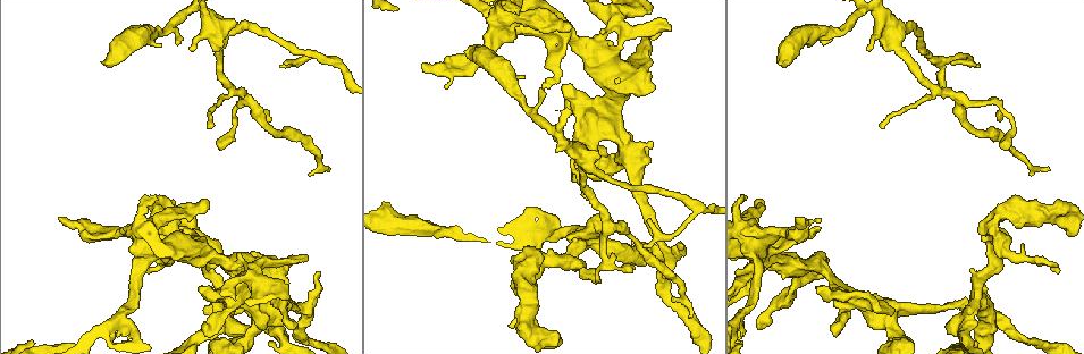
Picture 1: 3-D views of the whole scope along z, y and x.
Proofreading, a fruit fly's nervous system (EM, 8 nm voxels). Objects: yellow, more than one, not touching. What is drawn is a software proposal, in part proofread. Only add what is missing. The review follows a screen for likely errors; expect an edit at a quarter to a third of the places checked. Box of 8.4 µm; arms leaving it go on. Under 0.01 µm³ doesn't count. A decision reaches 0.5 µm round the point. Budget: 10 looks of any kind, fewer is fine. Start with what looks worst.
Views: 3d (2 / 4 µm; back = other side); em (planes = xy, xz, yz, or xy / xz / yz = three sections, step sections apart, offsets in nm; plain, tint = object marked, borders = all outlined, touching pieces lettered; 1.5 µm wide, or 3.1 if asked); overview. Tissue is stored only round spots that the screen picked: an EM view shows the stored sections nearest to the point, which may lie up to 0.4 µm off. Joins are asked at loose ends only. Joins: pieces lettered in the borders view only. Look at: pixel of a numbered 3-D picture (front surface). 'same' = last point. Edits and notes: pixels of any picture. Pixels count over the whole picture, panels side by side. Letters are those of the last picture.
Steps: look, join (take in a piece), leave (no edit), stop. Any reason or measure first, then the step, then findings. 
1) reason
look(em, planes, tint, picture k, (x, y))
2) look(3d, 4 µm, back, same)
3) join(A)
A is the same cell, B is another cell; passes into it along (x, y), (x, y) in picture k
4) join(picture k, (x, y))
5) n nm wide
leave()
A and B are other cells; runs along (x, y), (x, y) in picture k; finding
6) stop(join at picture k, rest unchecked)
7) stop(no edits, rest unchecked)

branch stops here
look(3d, 4 µm, picture 1, (149, 268))

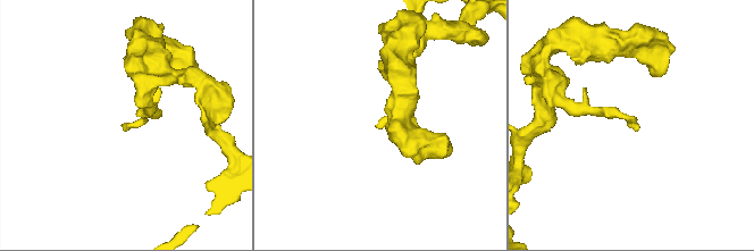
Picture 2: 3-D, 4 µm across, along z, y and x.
need the tissue
look(em, yz, step 8, plain, picture 2, (636, 127))

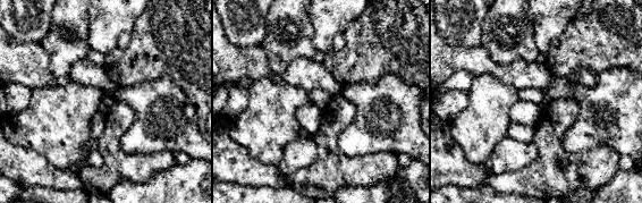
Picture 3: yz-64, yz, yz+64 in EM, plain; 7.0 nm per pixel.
see the neighbours
look(em, yz, step 8, borders, same)

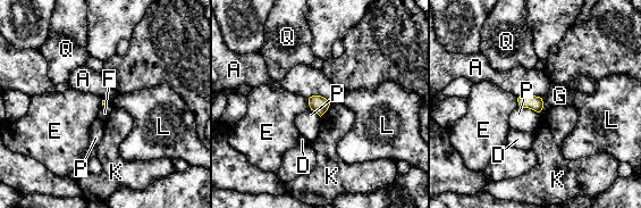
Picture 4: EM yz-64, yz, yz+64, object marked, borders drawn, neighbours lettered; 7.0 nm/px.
leave()
A, D, E, F, G, K, L, P and Q are other cells; border along (519, 105), (538, 113) in picture 4; none of them fits

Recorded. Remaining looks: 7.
free end
look(3d, 4 µm, back, picture 1, (691, 318))

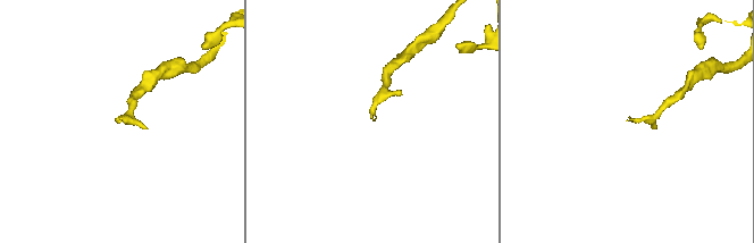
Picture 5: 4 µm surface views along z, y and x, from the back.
shape alone is not enough
look(em, planes, borders, picture 5, (629, 119))

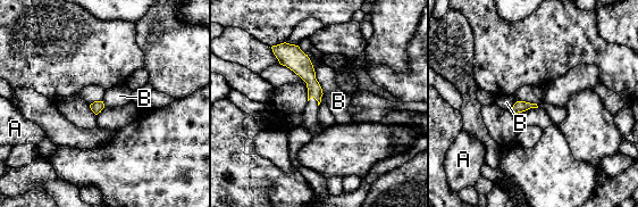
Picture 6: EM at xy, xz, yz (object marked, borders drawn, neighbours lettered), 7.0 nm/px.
B touches over 190 nm
leave()
A and B are other cells; runs along (284, 48), (304, 68), (318, 97) in picture 6; none of them fits

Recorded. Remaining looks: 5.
branch stops here
look(3d, 2 µm, picture 1, (306, 258))

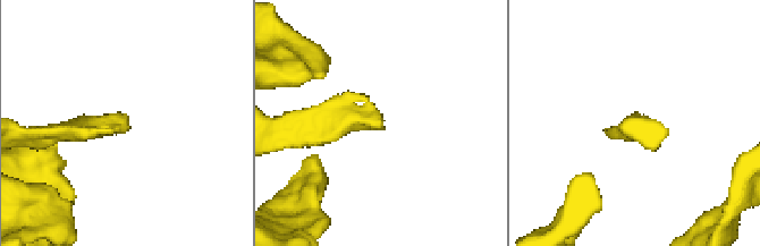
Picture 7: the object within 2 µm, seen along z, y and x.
look(em, planes, borders, picture 7, (383, 127))

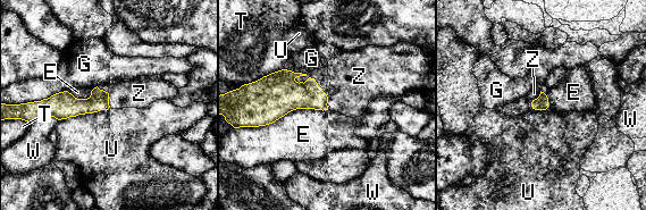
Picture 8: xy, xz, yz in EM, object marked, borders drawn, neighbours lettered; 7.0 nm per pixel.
100 nm wide
join(Z)
Z is the same cell, E, G, T, U and W are other cells; the cell continues

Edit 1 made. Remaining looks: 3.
stop(join at picture 8, rest unchecked)

